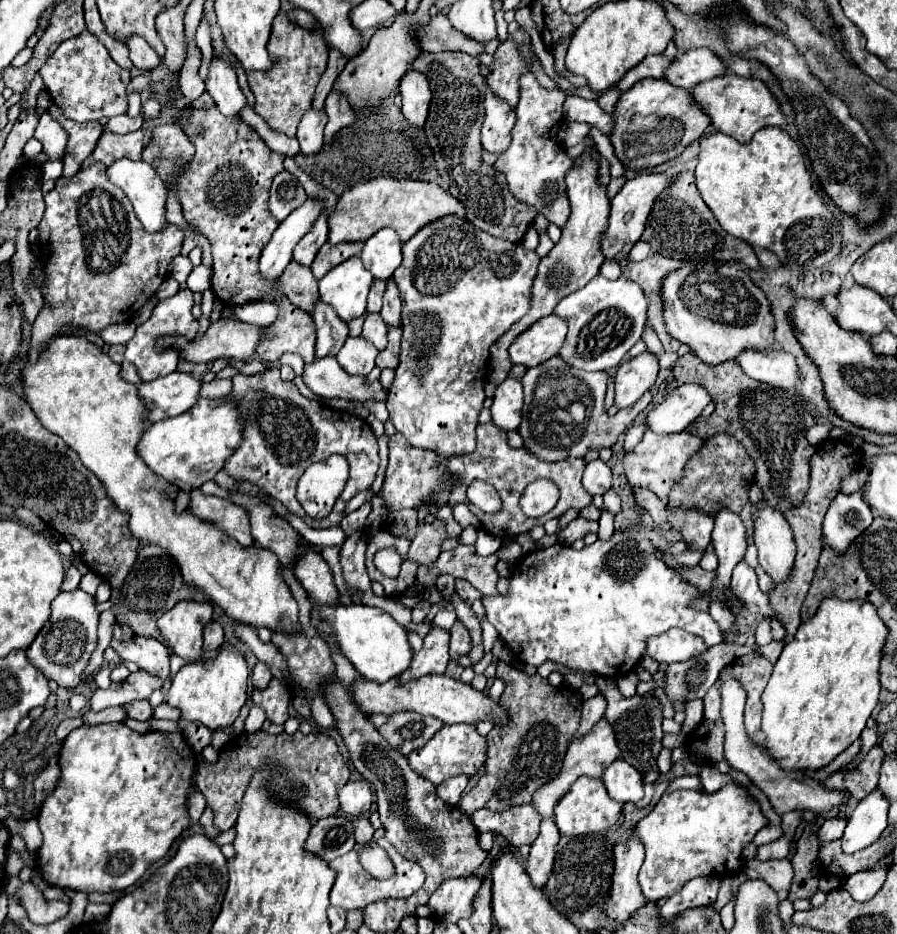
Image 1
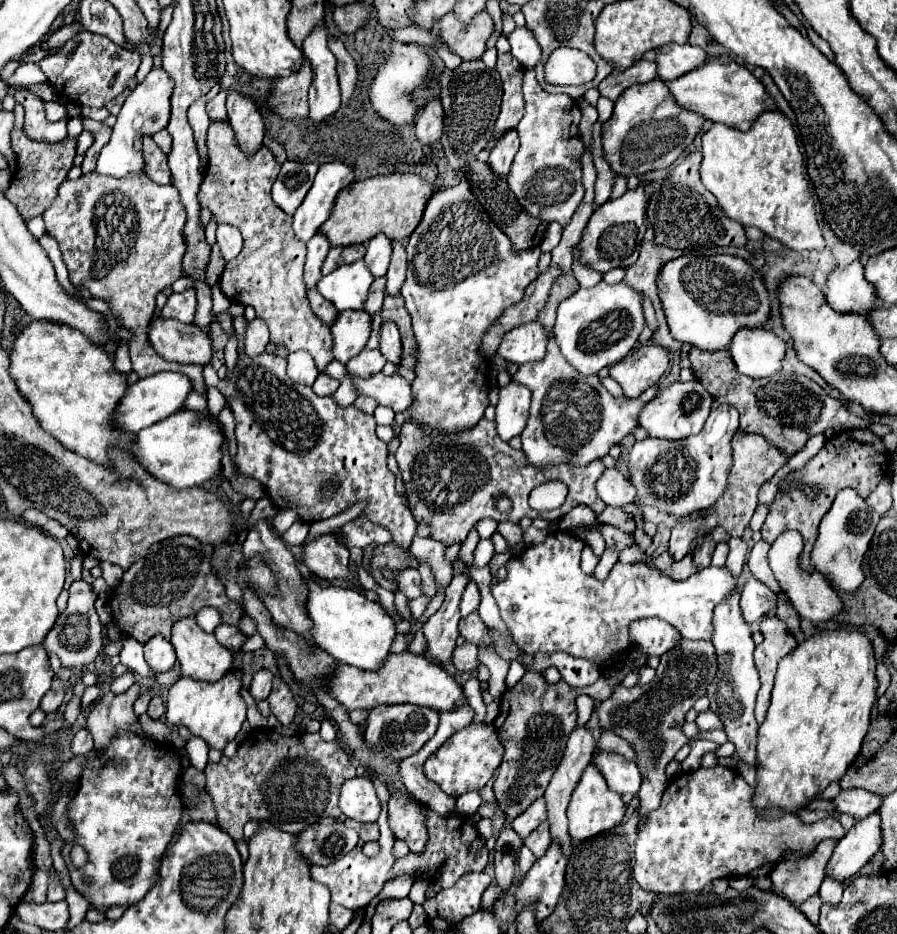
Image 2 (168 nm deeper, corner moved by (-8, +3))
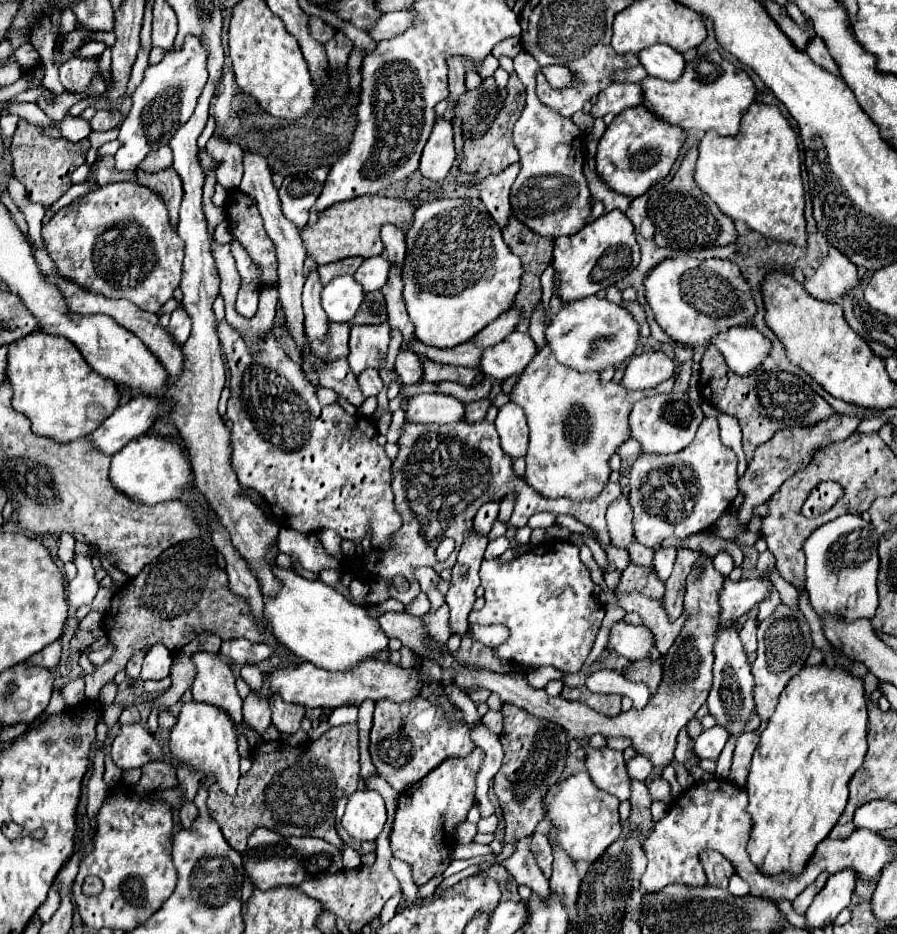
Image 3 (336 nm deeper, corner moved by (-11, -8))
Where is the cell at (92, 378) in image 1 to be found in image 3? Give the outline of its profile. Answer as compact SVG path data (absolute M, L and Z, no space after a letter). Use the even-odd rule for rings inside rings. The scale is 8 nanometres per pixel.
M33 331L11 343L5 375L13 387L13 409L31 419L33 433L61 443L89 435L109 417L109 409L119 407L117 385L95 373L65 337Z

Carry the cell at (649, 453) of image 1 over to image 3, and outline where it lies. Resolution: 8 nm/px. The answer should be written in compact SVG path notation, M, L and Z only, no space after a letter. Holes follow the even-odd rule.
M705 417L697 437L689 447L673 455L641 455L633 469L631 469L631 491L629 491L629 505L633 509L633 529L635 539L645 545L653 547L657 541L665 537L679 537L685 539L689 535L701 533L711 529L715 521L727 511L727 507L737 497L737 455L731 447L725 447L719 439L719 423L715 417Z

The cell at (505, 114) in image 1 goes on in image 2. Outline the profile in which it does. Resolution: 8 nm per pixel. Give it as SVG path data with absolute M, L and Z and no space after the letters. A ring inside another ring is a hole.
M516 130L504 132L500 138L496 138L496 144L494 144L494 148L490 152L490 158L488 158L488 166L498 176L506 176L516 152L518 152L518 134L516 134Z

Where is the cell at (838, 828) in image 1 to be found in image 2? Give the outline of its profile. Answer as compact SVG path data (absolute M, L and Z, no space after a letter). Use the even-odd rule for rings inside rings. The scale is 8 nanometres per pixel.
M822 840L810 856L798 862L782 860L782 864L770 872L770 880L776 890L796 904L802 904L806 898L814 896L826 876L826 864L834 854L836 844L838 840Z

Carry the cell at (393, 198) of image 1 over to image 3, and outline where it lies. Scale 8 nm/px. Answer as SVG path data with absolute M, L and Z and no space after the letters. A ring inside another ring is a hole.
M365 195L365 197L355 197L353 201L343 201L333 207L327 207L317 215L313 223L307 223L299 229L303 247L307 247L307 255L317 263L317 265L327 265L339 259L347 257L375 257L383 253L383 243L379 237L381 225L383 223L393 223L401 227L403 231L409 229L409 223L413 219L415 207L409 201L399 201L399 199L387 199L381 195Z

